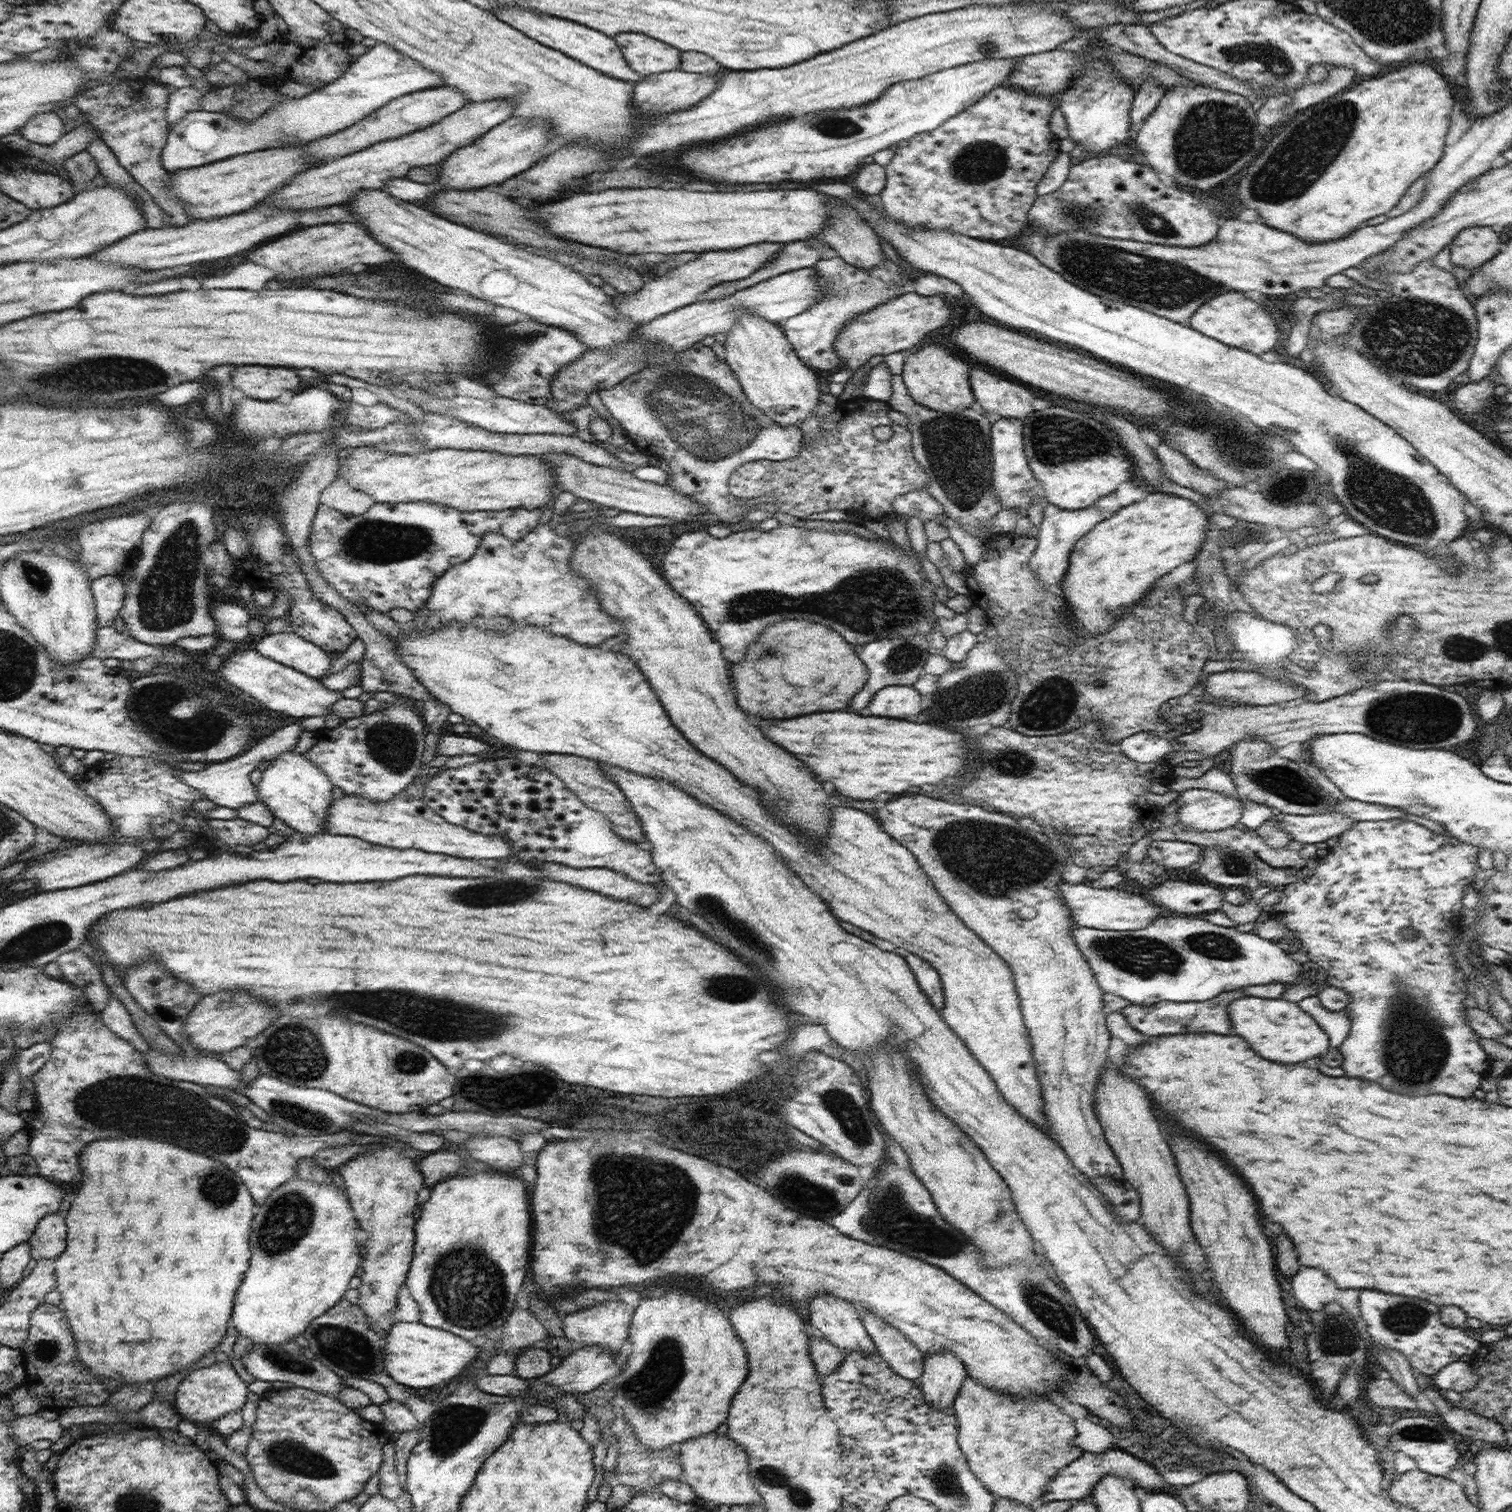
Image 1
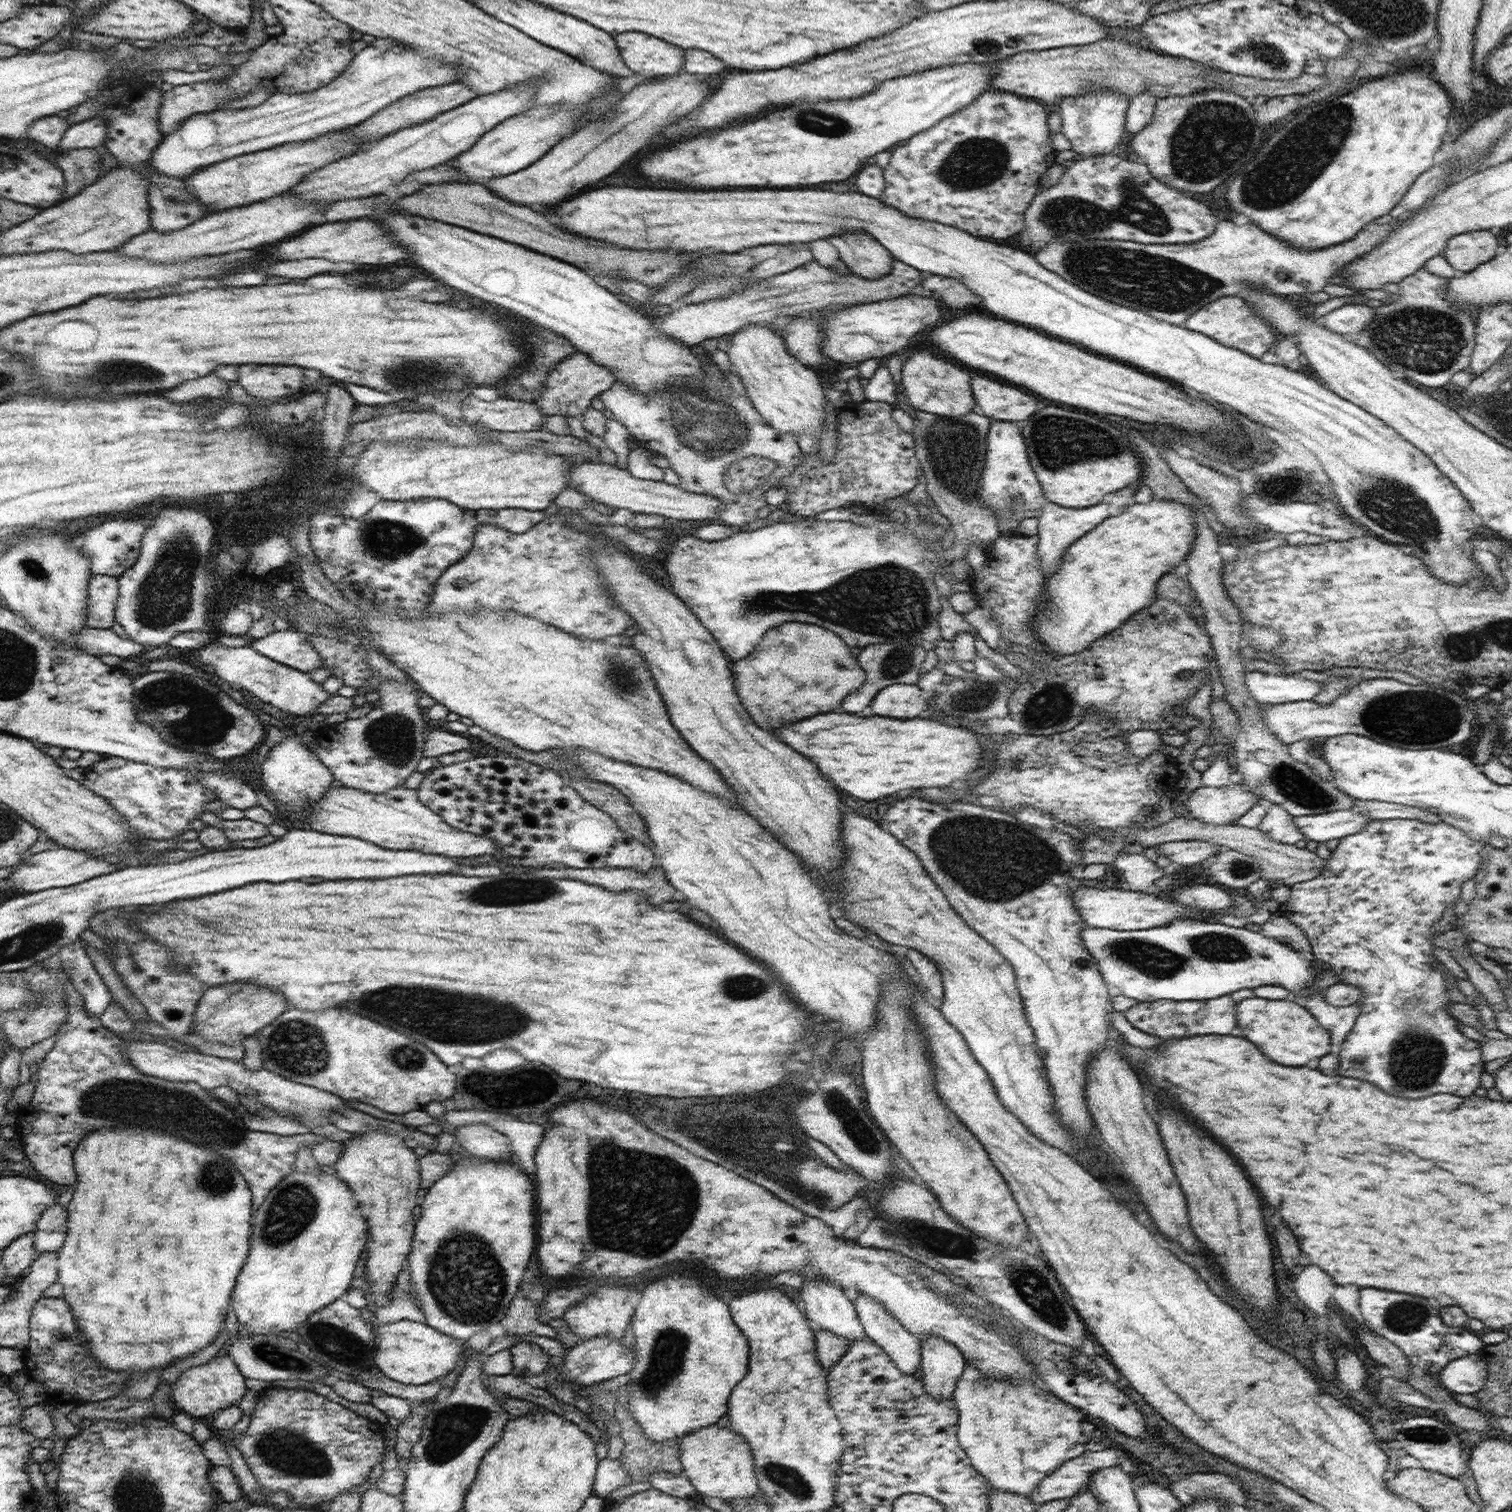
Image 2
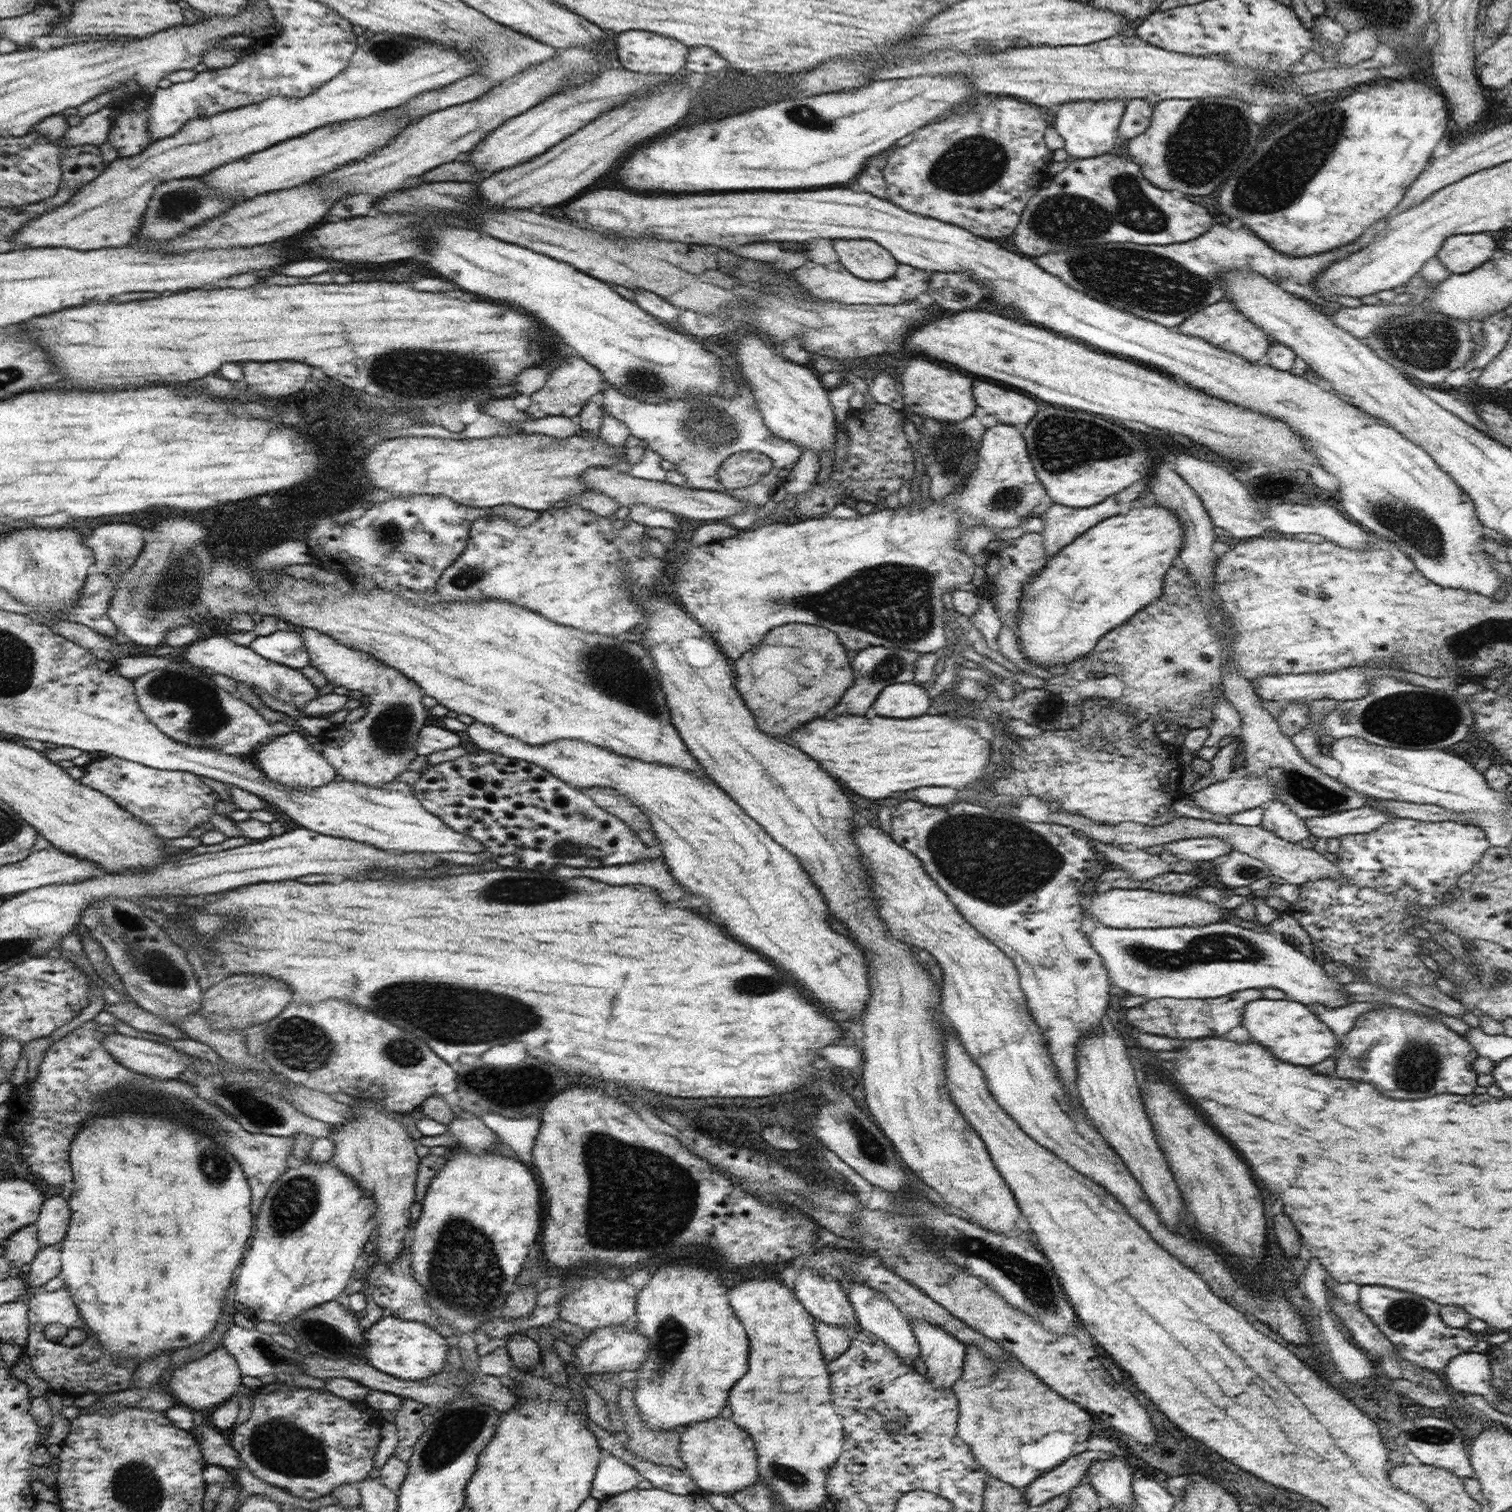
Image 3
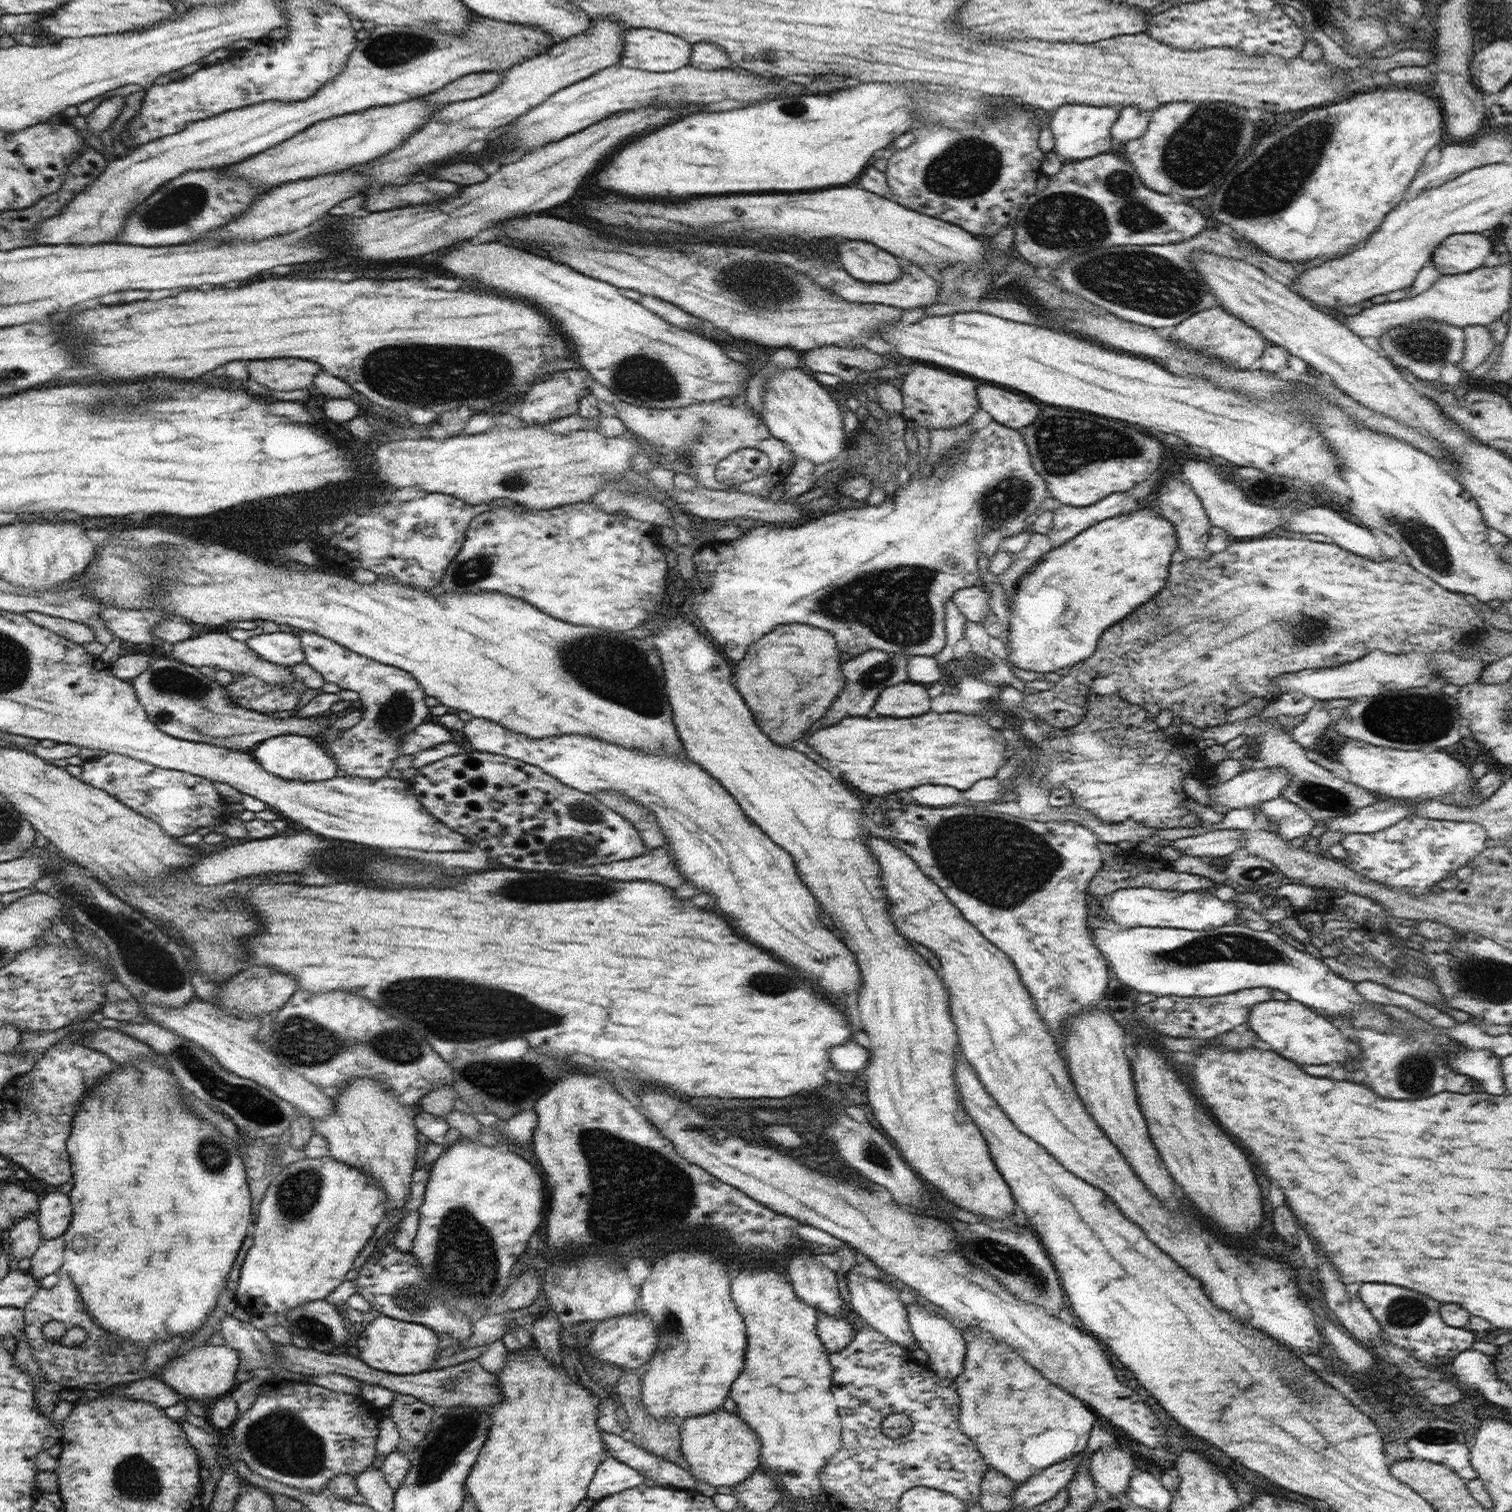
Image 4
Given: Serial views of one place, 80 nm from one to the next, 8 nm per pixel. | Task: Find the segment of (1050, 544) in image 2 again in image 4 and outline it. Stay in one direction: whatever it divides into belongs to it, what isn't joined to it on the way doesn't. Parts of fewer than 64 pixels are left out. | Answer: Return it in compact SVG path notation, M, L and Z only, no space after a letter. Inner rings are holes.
M1114 492L1090 506L1060 505L1053 510L1052 528L1047 536L1054 540L1054 546L1062 546L1078 533L1121 514L1126 492Z

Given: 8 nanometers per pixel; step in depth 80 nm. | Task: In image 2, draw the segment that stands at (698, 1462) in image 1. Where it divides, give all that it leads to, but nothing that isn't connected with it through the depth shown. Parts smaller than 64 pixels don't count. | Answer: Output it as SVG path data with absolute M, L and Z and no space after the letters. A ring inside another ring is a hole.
M718 1423L692 1430L680 1438L680 1460L685 1474L699 1496L716 1496L731 1502L734 1498L748 1498L761 1494L755 1474L752 1451L744 1438L732 1432L728 1426Z

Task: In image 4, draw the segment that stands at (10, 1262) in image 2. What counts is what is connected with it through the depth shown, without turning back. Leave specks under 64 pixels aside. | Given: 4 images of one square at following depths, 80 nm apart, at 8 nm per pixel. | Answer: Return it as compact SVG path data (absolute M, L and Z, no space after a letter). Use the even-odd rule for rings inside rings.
M37 1215L23 1216L9 1230L9 1237L11 1238L12 1253L19 1262L22 1258L31 1259L44 1241L39 1229Z

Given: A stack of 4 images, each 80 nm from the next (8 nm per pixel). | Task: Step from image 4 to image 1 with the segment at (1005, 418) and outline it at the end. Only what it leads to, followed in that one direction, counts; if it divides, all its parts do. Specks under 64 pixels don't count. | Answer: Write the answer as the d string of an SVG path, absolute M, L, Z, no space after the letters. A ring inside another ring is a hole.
M974 366L969 374L975 401L987 414L1024 420L1034 411L1032 403L1036 395L1020 382L1010 382L998 376L998 372L988 372L980 366Z

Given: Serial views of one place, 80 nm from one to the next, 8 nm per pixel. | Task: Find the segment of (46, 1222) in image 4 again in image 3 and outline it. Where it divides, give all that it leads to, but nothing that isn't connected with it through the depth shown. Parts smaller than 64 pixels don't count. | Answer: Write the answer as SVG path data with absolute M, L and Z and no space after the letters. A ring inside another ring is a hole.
M57 1195L48 1198L42 1205L37 1226L37 1239L42 1246L61 1243L66 1236L71 1219L68 1201Z

